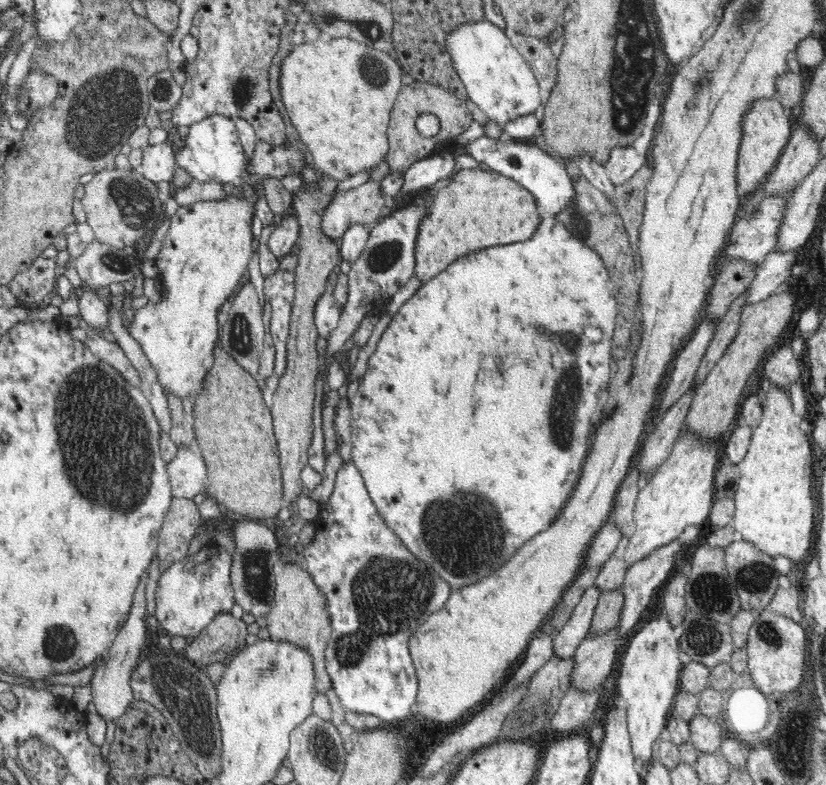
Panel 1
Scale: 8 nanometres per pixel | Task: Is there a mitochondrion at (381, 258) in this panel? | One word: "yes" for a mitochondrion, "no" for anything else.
yes

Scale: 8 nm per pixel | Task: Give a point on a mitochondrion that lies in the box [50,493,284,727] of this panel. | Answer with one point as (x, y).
(256, 555)

